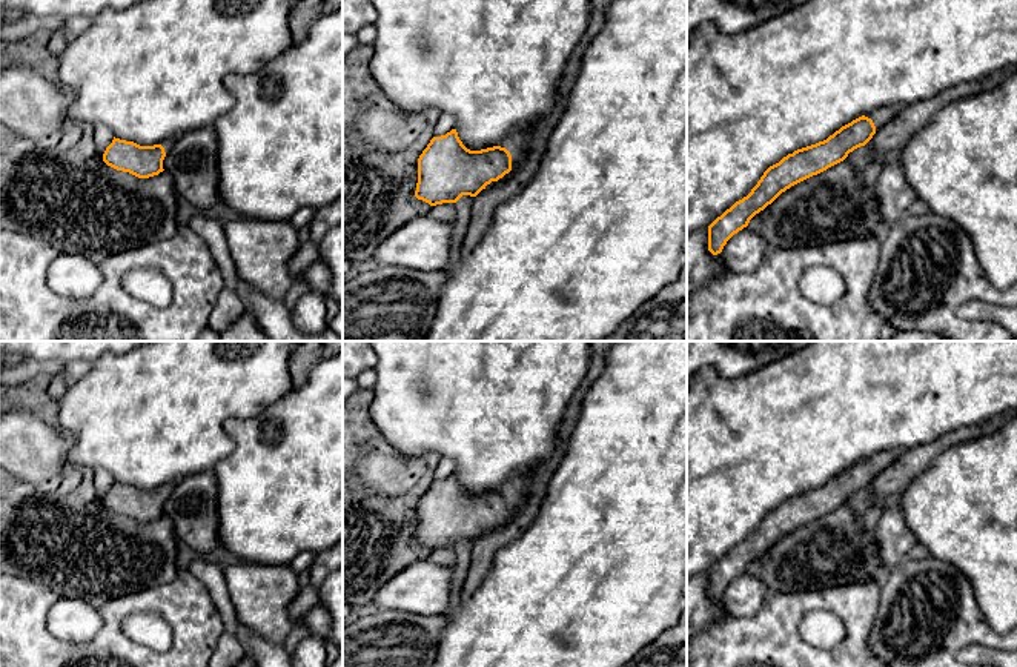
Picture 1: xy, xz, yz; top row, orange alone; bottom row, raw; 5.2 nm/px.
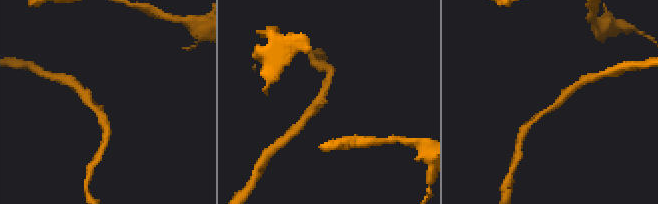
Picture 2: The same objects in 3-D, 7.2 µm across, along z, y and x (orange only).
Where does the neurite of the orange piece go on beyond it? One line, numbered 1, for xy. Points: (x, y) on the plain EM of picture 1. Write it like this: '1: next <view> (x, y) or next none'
1: next xy (168, 487)

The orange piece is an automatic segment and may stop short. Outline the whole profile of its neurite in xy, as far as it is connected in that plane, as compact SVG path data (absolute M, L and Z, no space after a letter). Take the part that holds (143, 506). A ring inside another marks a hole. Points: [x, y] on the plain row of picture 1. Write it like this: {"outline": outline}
{"outline": "M115 483L106 492L103 506L138 523L149 523L163 516L163 504L172 493L174 483L166 483L160 489L140 490L134 486Z"}

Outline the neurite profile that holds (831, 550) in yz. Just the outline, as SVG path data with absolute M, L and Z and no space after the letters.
M846 504L782 536L750 564L748 572L757 576L768 592L777 593L819 590L853 582L874 582L880 587L889 575L877 558L874 533L863 530L862 521Z

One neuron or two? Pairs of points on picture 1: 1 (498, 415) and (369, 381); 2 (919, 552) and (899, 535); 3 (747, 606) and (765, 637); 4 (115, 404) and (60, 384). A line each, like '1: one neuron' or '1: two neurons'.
1: two neurons
2: two neurons
3: two neurons
4: two neurons

